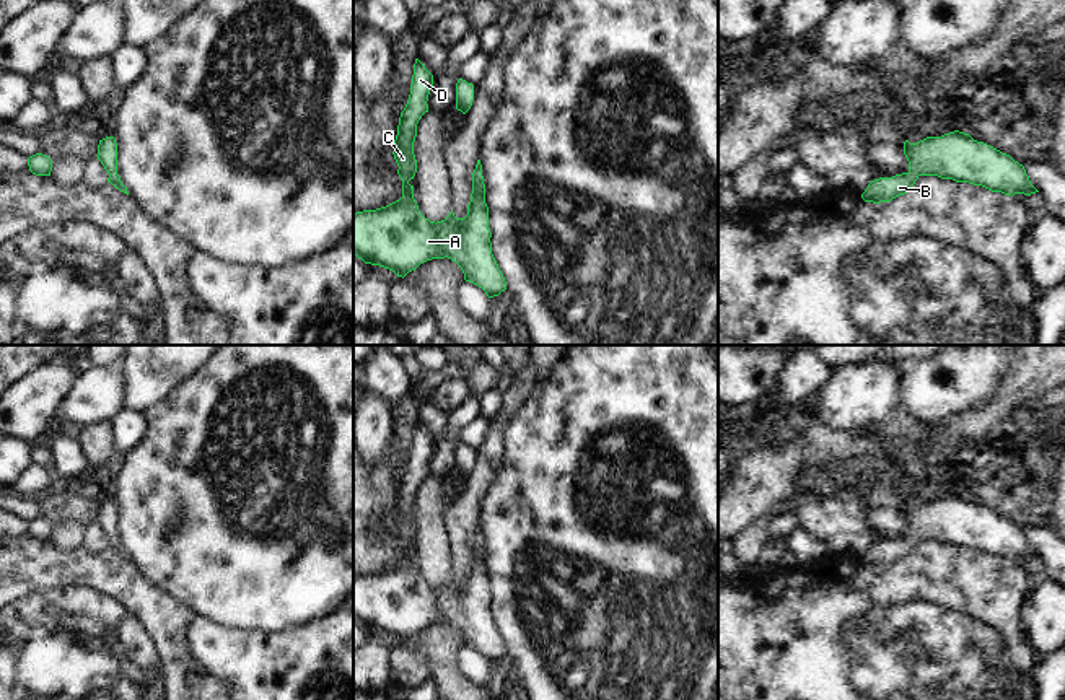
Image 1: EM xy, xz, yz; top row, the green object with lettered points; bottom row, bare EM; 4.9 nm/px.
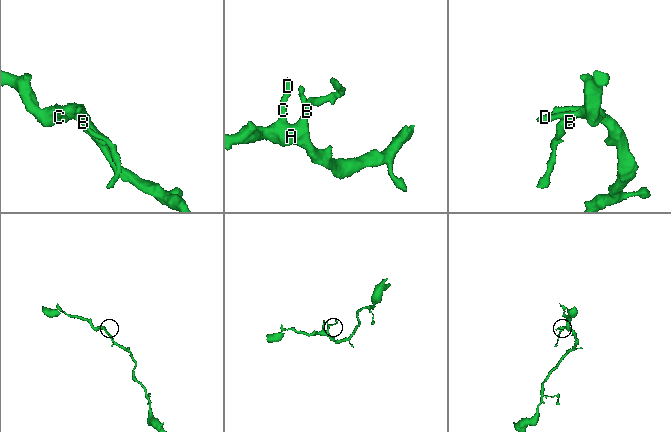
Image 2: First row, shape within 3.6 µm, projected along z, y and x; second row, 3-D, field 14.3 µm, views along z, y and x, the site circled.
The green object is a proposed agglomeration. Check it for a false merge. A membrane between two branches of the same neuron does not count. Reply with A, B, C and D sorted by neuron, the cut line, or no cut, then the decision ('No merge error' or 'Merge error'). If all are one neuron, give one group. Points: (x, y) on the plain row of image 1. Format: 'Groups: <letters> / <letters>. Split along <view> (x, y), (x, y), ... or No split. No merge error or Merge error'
Groups: A B C D. No split. No merge error.

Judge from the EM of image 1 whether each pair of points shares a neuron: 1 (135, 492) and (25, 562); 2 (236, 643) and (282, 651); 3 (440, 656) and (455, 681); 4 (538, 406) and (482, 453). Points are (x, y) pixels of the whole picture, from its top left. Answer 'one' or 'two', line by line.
1: two
2: one
3: one
4: two

